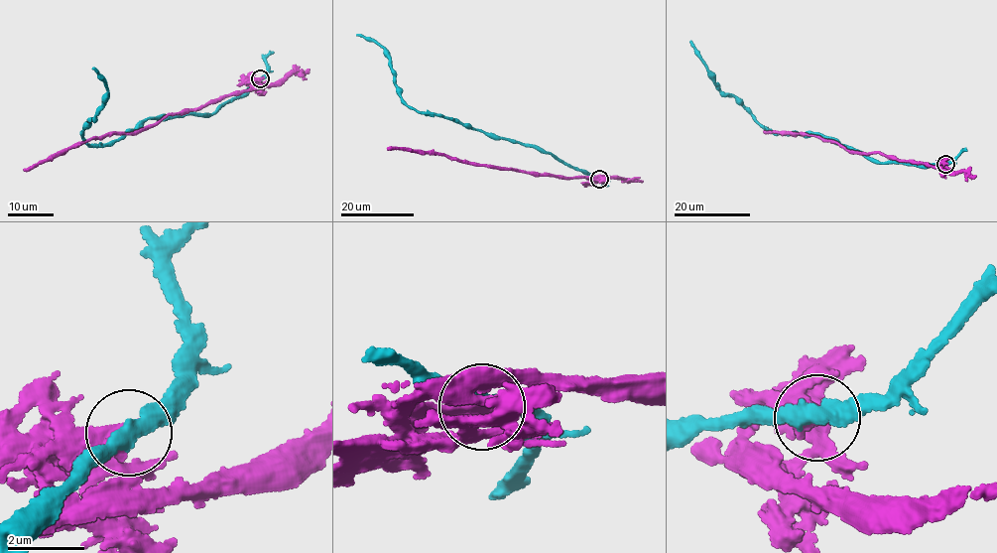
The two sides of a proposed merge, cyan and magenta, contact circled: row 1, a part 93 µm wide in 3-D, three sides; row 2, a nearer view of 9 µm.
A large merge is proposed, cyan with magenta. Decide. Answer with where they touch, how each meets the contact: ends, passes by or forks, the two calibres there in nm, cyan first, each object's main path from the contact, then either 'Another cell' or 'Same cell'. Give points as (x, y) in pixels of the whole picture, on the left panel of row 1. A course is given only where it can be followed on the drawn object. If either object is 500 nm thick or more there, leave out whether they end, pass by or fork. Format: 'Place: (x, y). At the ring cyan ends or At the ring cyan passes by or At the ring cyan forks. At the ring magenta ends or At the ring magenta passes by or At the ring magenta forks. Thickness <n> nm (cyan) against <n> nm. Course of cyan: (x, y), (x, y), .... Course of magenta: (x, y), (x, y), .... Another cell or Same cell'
Place: (260, 78). At the ring cyan passes by. At the ring magenta ends. Thickness 360 nm (cyan) against 440 nm. Course of cyan: (261, 78), (212, 113), (143, 119), (121, 138), (89, 145), (82, 131), (107, 91), (93, 68). Course of magenta: (261, 78), (253, 79), (249, 88), (165, 116), (133, 132), (94, 137), (25, 170). Another cell

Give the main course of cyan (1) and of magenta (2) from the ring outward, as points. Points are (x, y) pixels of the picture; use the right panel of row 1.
1: (945, 163), (881, 163), (815, 132), (787, 134), (762, 126), (733, 96), (721, 91), (690, 41)
2: (945, 163), (934, 166), (905, 162), (877, 152), (870, 154), (850, 150), (838, 143), (808, 134), (763, 131)

